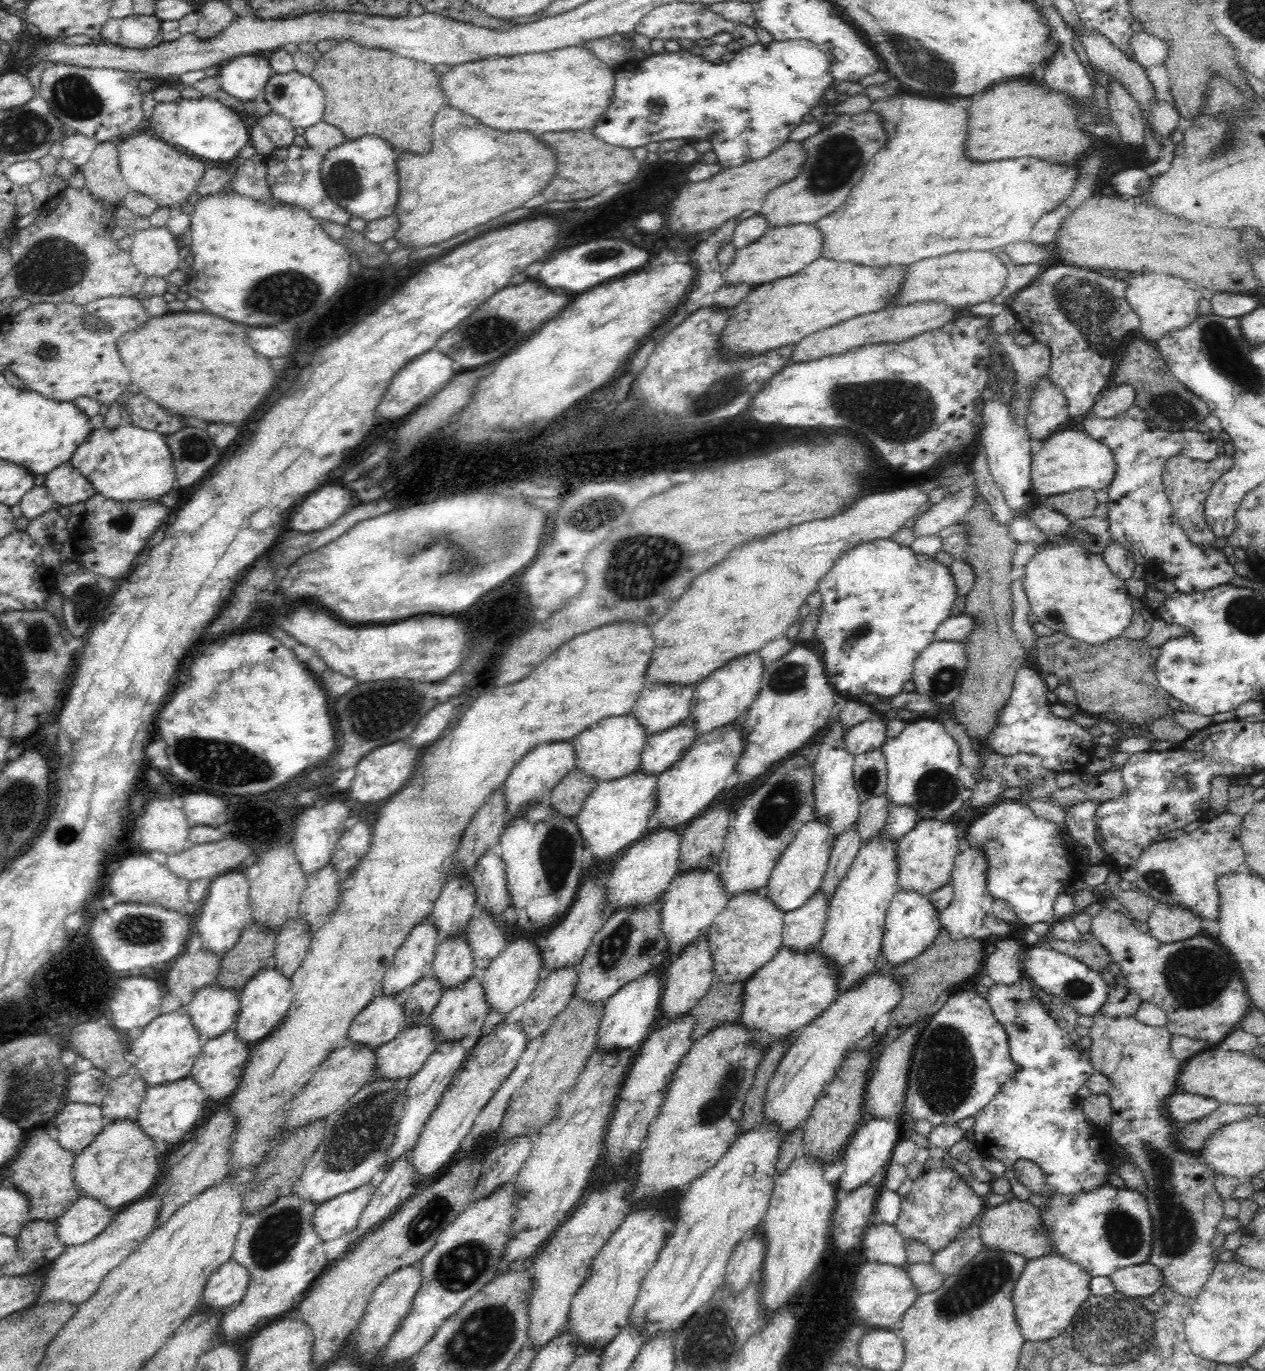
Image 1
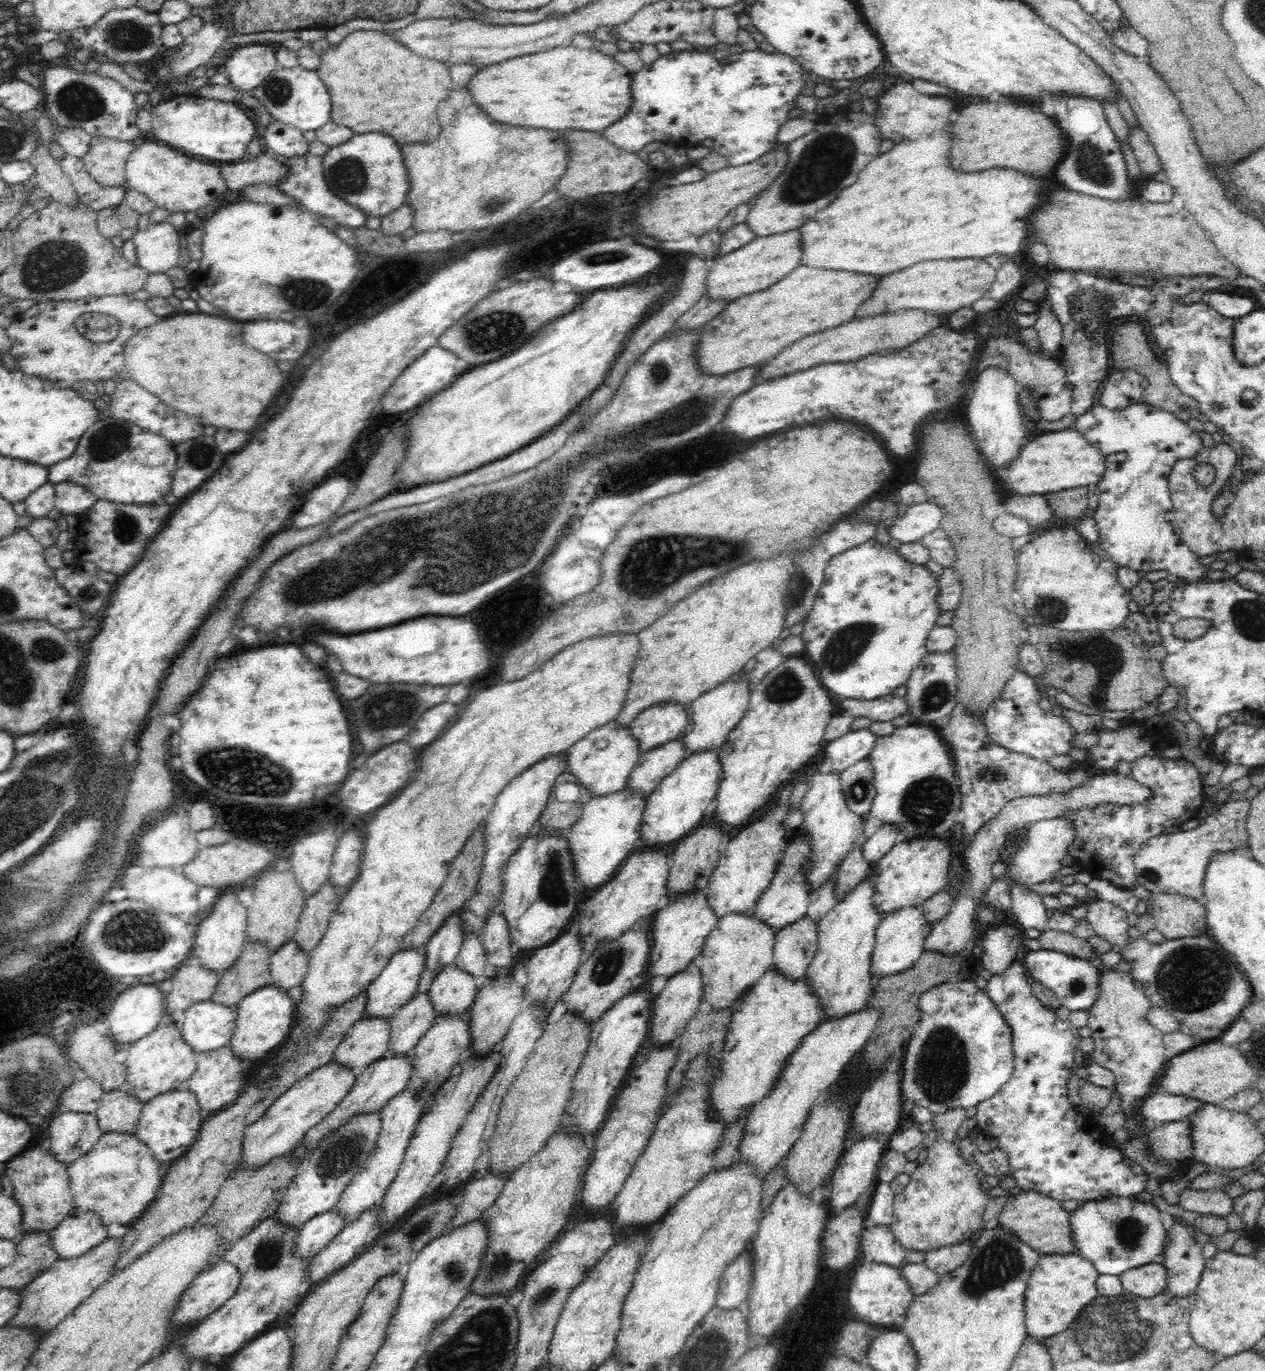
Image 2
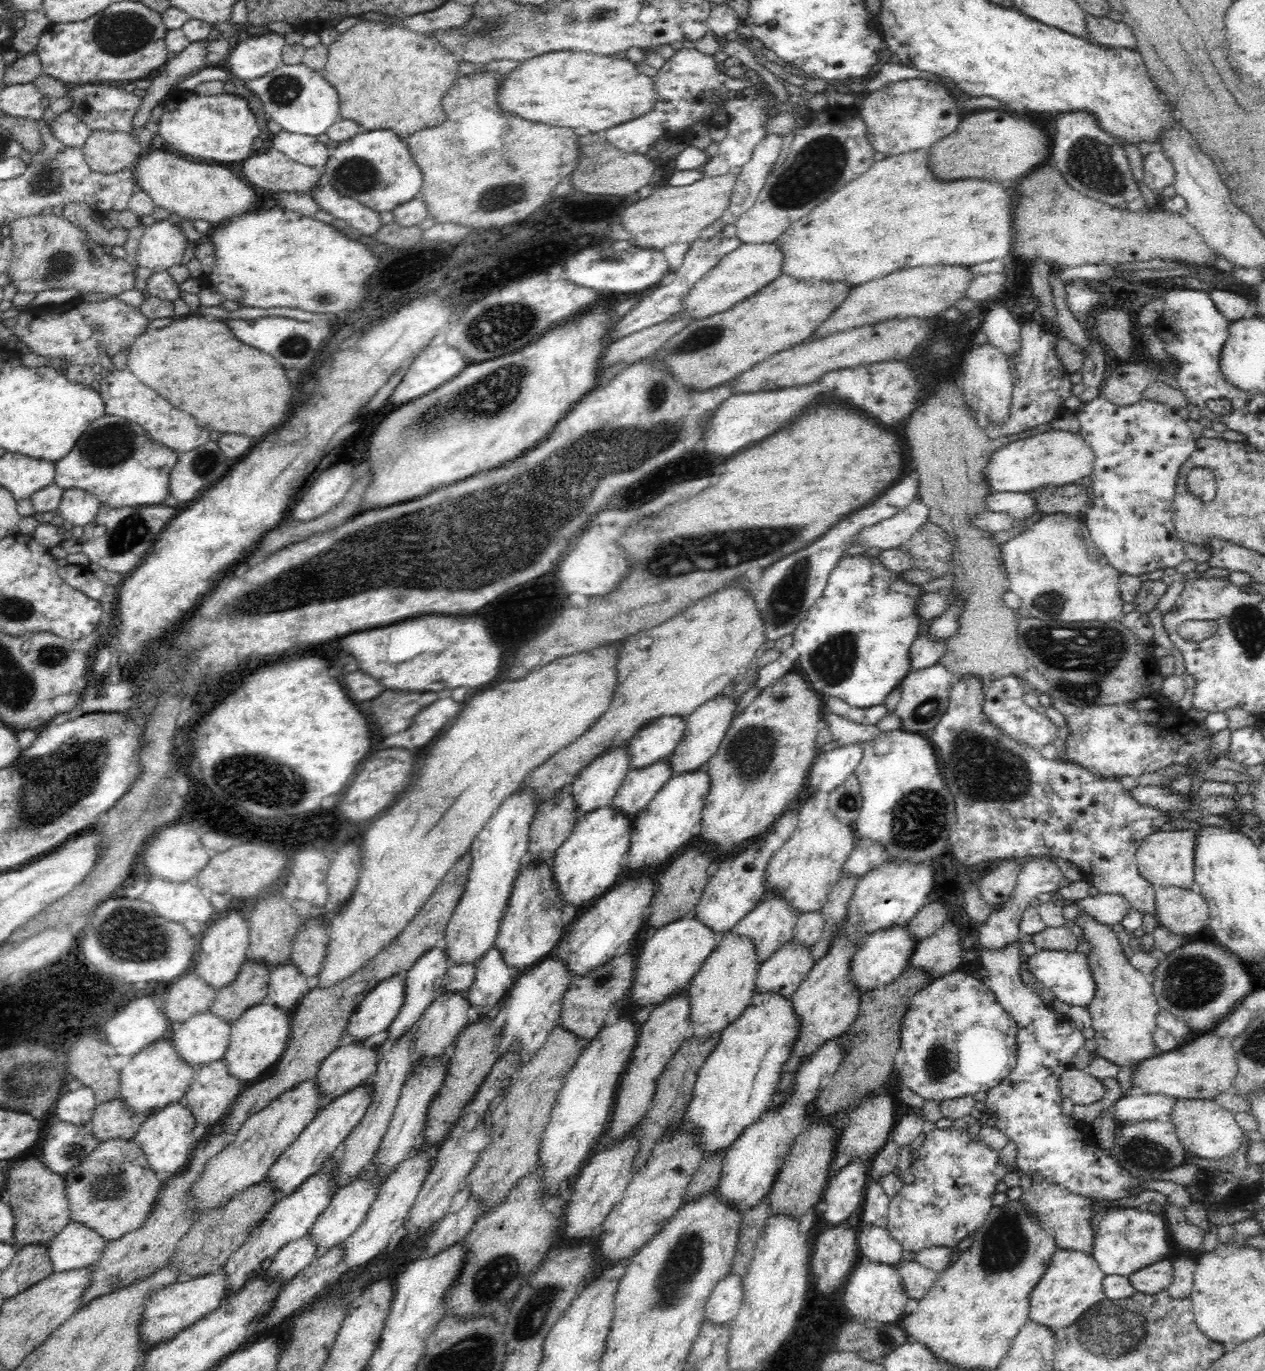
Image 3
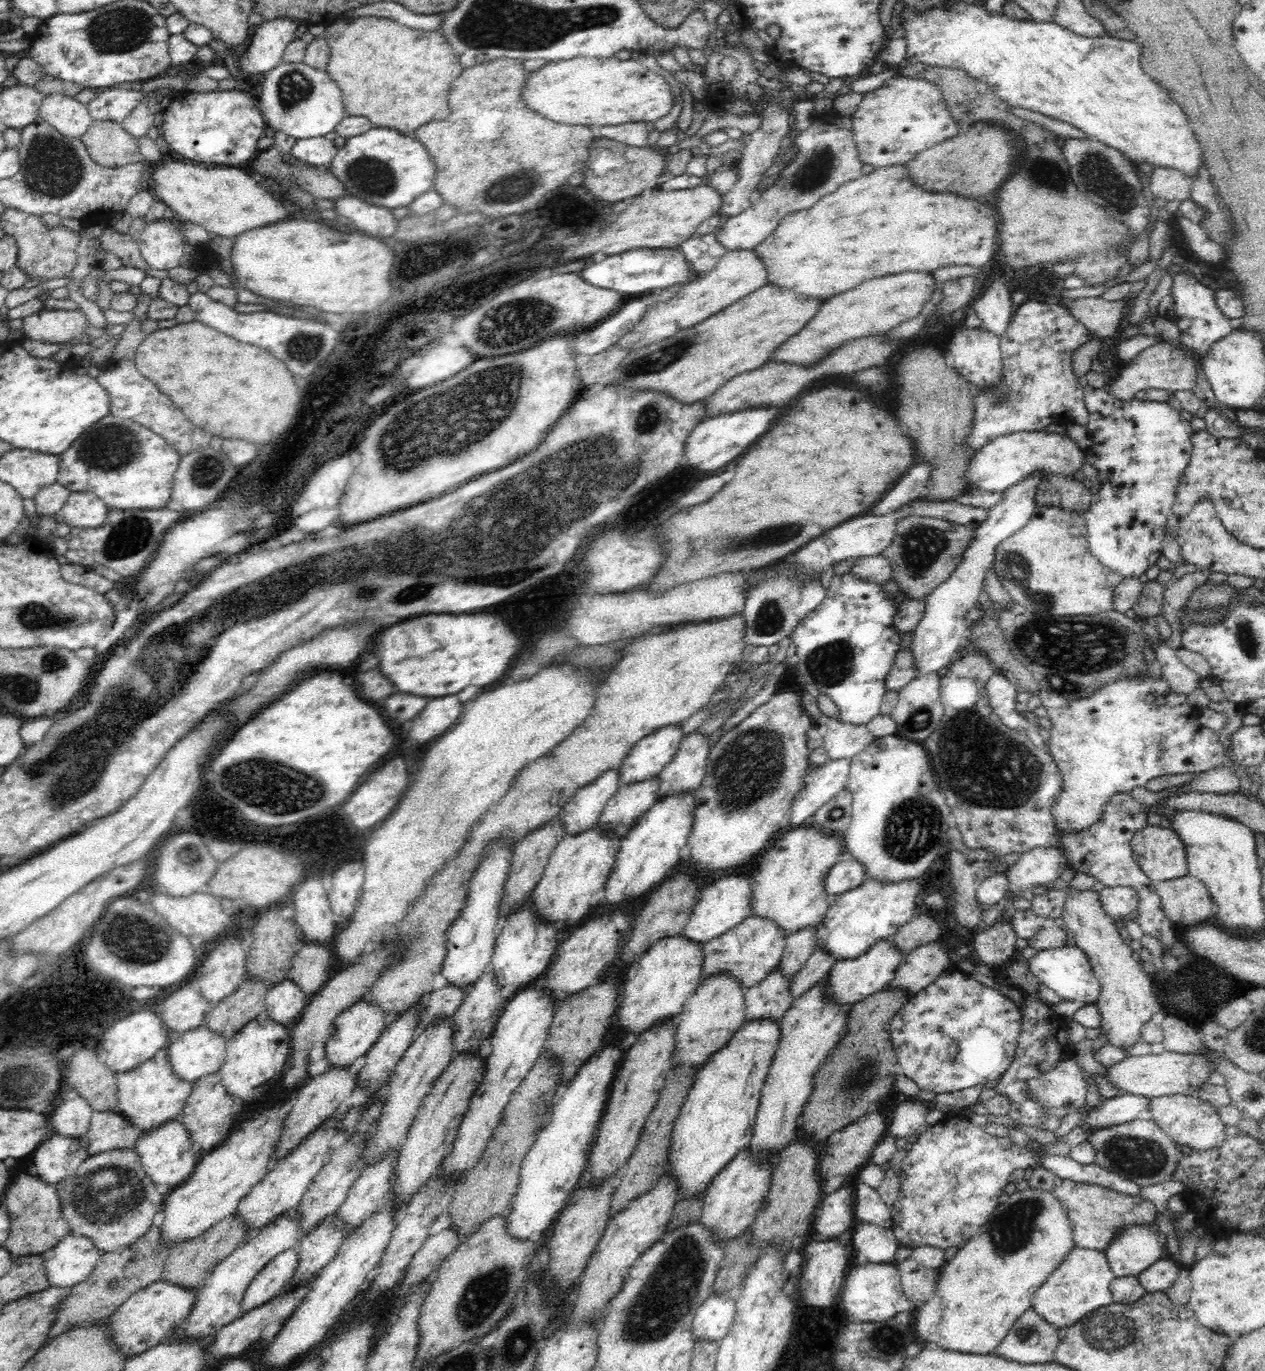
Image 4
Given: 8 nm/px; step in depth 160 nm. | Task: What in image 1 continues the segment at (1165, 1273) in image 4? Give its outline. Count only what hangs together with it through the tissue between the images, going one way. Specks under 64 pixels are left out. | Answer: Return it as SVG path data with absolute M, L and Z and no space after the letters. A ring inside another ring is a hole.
M1148 1262L1122 1268L1108 1278L1116 1291L1125 1296L1152 1296L1165 1284L1160 1269Z

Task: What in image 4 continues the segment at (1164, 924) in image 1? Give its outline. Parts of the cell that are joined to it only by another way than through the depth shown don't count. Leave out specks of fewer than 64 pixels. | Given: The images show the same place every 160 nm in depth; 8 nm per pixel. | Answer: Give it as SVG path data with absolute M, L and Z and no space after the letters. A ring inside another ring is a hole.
M1192 876L1155 884L1167 919L1180 928L1213 920L1217 906L1203 882Z

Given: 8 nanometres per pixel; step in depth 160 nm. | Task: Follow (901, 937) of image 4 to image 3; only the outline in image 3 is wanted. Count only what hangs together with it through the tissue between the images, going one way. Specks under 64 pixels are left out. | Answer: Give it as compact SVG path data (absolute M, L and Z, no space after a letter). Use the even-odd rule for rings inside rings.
M940 900L926 903L908 922L913 938L918 942L930 938L948 920L948 908Z

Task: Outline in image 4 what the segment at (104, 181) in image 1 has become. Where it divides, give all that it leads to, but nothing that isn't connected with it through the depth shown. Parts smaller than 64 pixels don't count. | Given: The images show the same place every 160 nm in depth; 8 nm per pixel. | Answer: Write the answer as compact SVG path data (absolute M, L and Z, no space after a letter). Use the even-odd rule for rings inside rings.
M94 121L81 141L90 158L100 166L118 167L146 162L138 150L136 138L120 123Z

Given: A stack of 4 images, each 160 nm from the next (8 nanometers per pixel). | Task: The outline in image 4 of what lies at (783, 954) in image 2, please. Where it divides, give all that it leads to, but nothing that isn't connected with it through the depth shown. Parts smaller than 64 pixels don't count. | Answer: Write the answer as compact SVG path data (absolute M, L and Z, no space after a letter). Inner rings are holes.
M776 966L756 986L744 994L745 1021L770 1019L781 1022L781 1018L795 1001L790 993L792 977L786 977Z

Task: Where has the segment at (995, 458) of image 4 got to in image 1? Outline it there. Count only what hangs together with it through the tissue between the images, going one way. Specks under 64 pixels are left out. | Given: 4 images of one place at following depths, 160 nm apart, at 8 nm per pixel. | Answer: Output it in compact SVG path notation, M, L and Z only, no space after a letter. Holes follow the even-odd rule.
M1081 429L1055 432L1032 456L1032 488L1038 496L1064 494L1078 489L1106 490L1116 476L1116 460L1110 447Z

